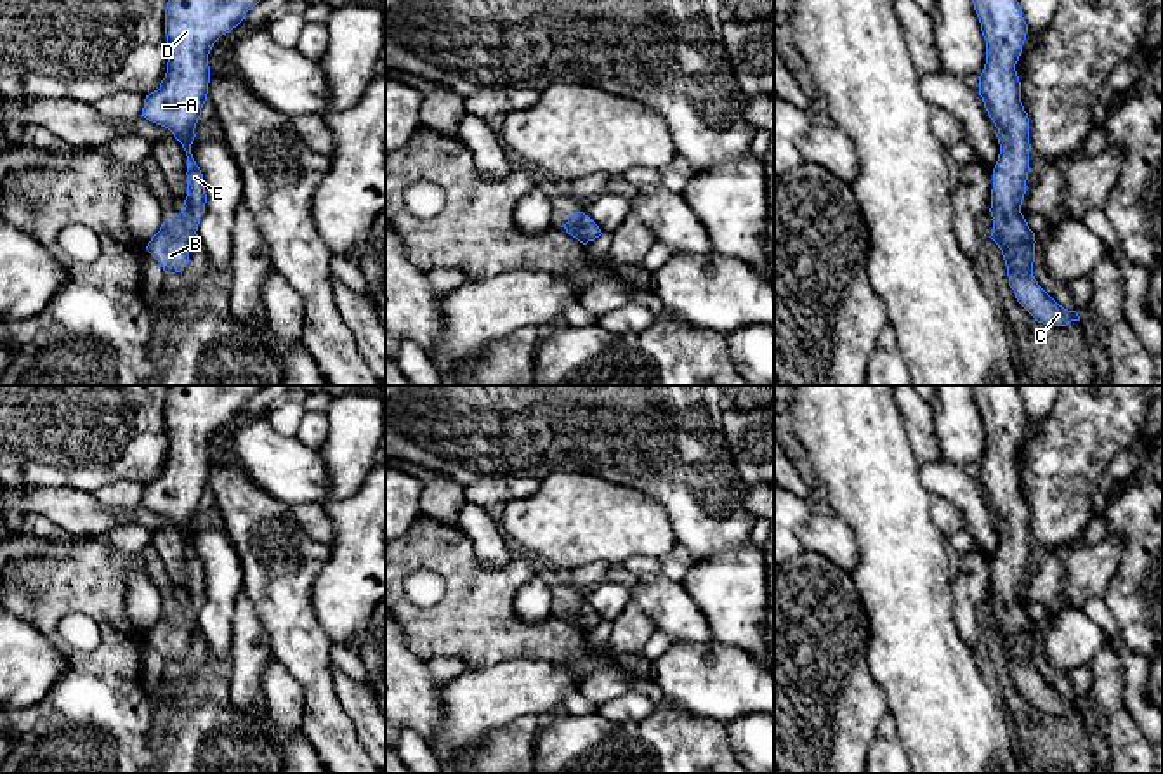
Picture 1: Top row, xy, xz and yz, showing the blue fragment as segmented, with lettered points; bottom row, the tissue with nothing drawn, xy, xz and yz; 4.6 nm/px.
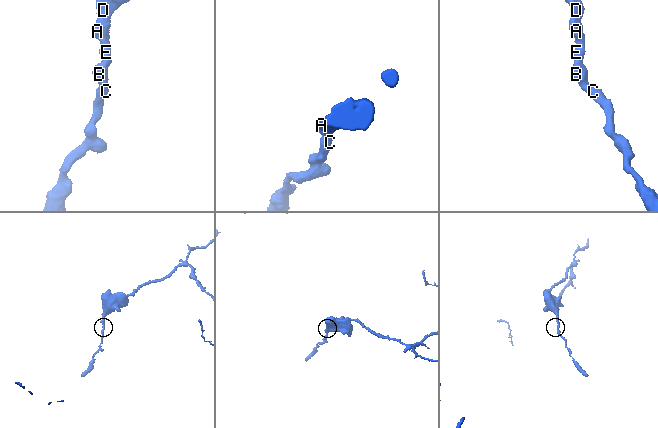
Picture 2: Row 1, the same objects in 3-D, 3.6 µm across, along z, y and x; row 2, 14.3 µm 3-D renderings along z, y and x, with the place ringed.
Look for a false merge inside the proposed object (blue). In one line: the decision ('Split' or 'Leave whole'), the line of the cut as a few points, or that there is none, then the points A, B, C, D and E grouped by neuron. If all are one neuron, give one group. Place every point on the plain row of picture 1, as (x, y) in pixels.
Leave whole. No split. Groups: A B C D E

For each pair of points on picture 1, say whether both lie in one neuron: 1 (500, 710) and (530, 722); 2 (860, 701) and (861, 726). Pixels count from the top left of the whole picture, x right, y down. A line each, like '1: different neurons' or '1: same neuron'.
1: different neurons
2: same neuron

